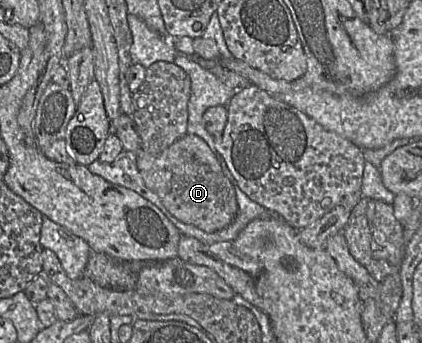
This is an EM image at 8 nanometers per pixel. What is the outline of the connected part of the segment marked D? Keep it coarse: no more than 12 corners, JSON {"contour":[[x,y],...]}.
{"contour":[[180,147],[134,155],[173,217],[232,223],[235,185]]}

